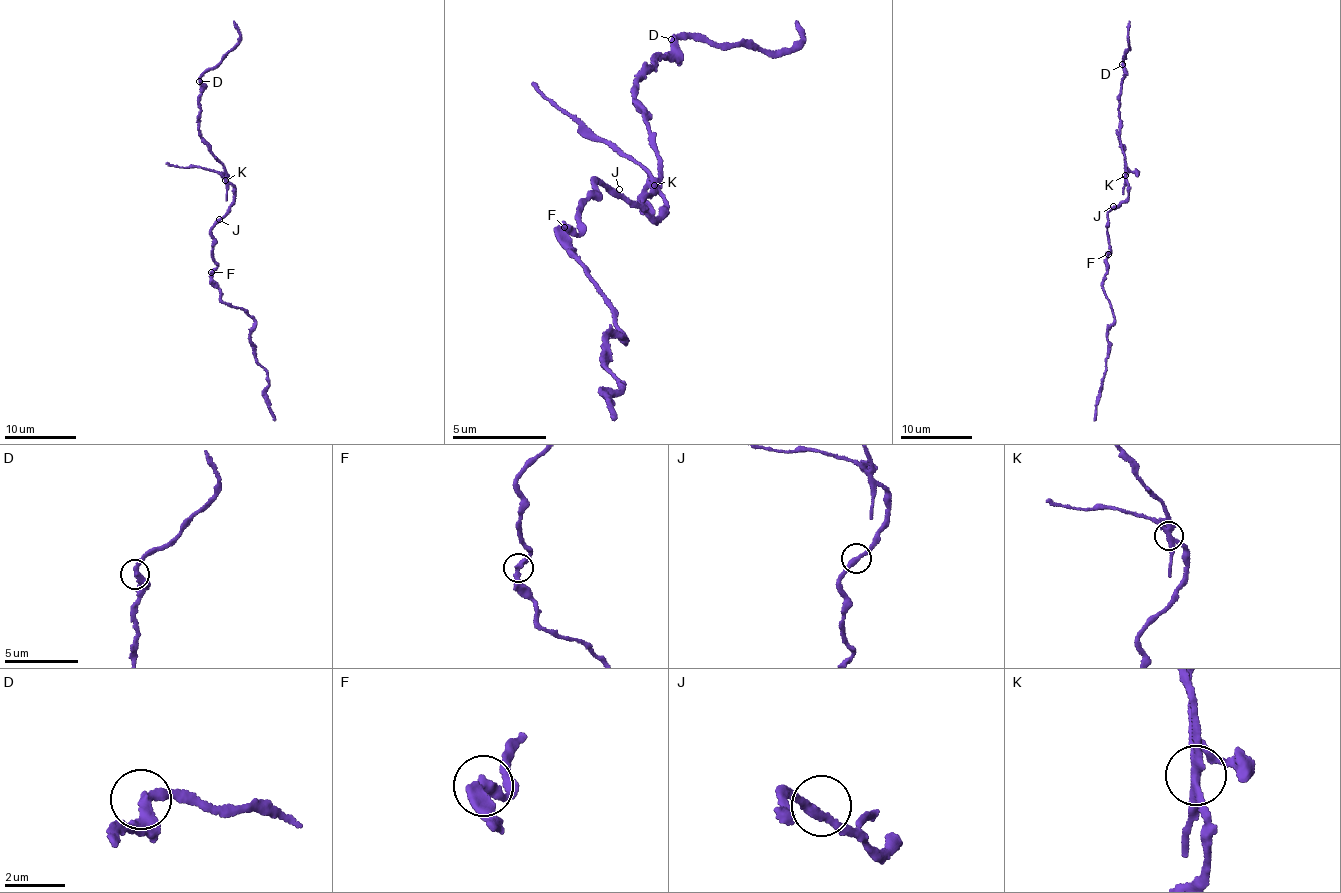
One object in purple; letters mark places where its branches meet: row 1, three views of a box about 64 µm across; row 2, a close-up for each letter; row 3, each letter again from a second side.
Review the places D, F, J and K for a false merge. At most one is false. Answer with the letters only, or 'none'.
K

